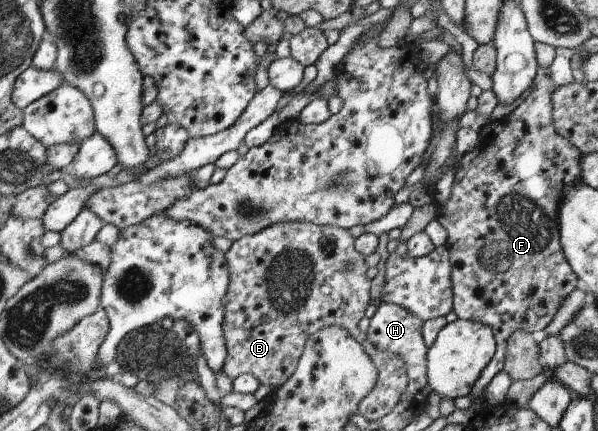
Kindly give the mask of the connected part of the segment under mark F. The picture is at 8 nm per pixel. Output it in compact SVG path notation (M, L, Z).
M538 68L538 75L534 81L533 91L529 97L516 109L513 110L509 116L500 121L493 121L487 124L480 130L480 144L473 150L473 160L471 154L465 154L461 161L455 168L455 181L452 187L451 198L445 205L441 206L441 214L437 221L446 229L448 233L448 240L445 245L446 250L450 255L451 266L451 285L452 285L452 311L457 315L457 319L473 320L489 325L494 329L494 338L497 340L497 352L491 360L490 364L483 370L481 377L475 382L473 389L469 395L472 395L471 408L475 410L476 404L482 402L484 389L489 385L489 382L500 372L504 371L503 355L506 352L507 342L515 331L523 330L527 333L537 334L542 332L554 320L556 313L562 306L563 302L576 290L580 283L578 276L570 264L567 264L567 257L563 253L561 244L561 222L558 216L561 211L562 198L567 192L581 182L581 170L579 170L579 160L581 154L579 150L570 144L569 140L561 136L554 128L553 118L553 95L557 88L549 77L549 70L547 68Z

